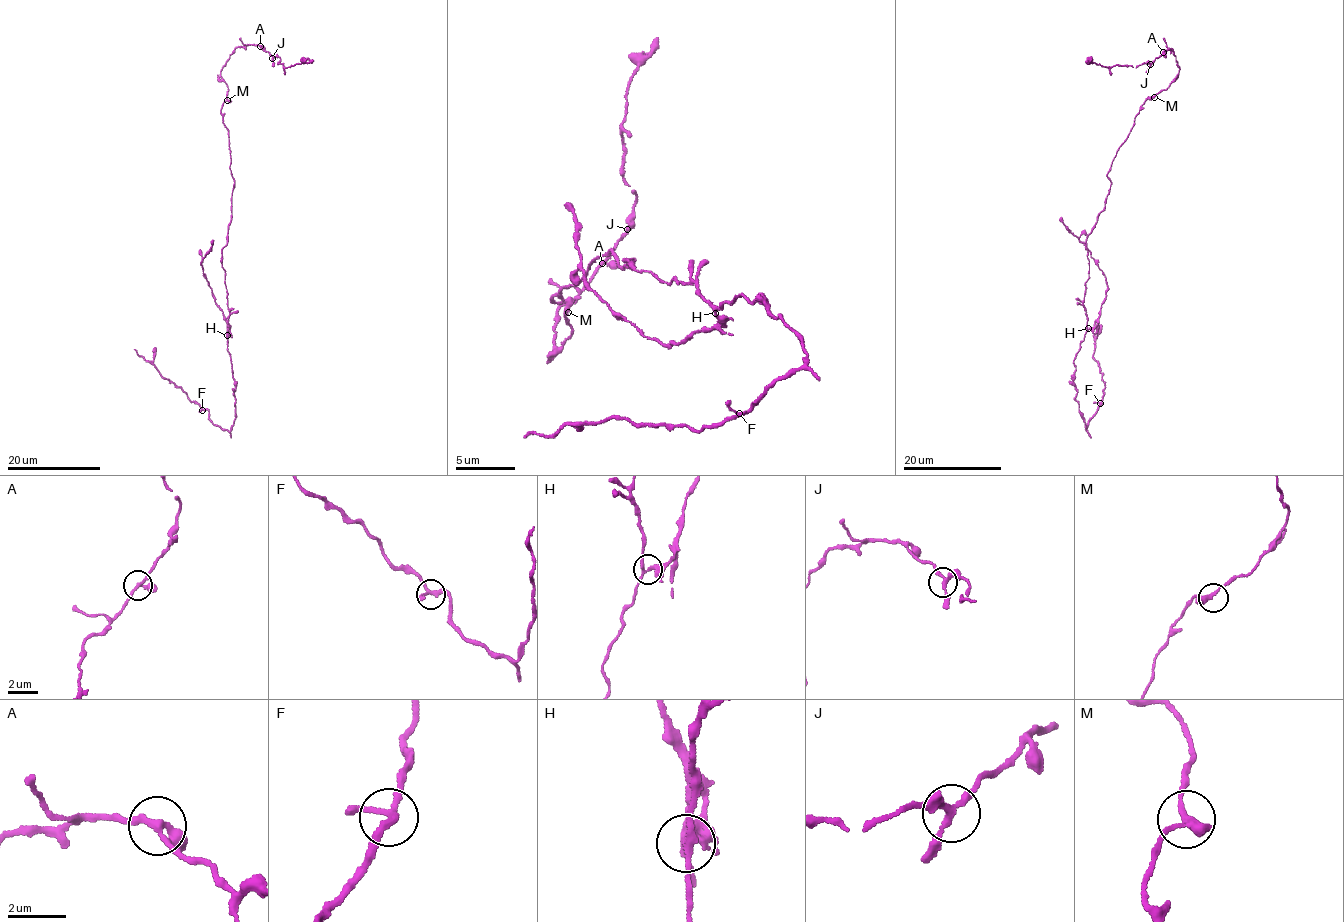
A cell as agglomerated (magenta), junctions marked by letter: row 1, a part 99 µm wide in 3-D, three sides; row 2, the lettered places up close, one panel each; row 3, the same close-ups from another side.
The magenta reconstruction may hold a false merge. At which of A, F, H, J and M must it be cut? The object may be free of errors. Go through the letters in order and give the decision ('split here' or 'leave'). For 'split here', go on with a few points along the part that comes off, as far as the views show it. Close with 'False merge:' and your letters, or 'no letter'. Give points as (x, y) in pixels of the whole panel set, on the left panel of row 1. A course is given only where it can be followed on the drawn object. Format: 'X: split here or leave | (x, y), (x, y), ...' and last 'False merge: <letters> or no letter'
A: leave
F: leave
H: split here | (226, 335), (229, 331), (223, 313), (216, 304), (201, 264), (212, 239)
J: leave
M: leave
False merge: H

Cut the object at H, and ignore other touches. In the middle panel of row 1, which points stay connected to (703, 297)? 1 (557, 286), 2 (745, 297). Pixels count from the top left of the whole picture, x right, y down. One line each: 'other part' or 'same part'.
1: same part
2: same part

